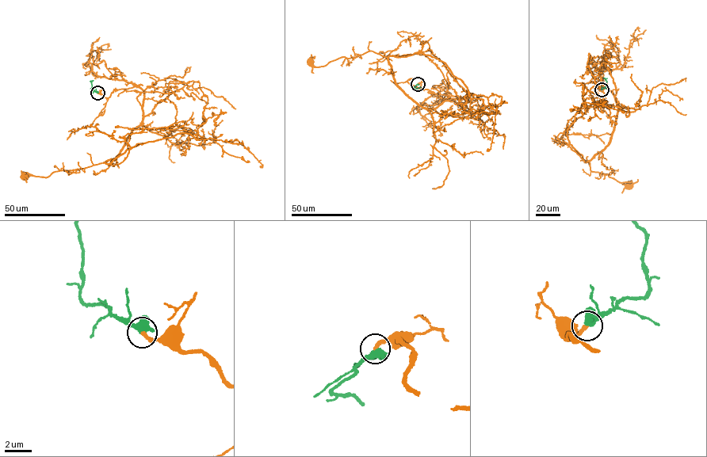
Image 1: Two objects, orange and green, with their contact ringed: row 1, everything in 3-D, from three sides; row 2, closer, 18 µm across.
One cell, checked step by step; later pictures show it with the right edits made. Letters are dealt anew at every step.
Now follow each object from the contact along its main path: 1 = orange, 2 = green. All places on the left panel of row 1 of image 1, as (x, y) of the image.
1: (97, 93), (108, 97), (115, 90), (137, 86), (143, 92), (142, 122), (120, 152), (85, 168), (24, 177)
2: (97, 93), (91, 89), (93, 80)

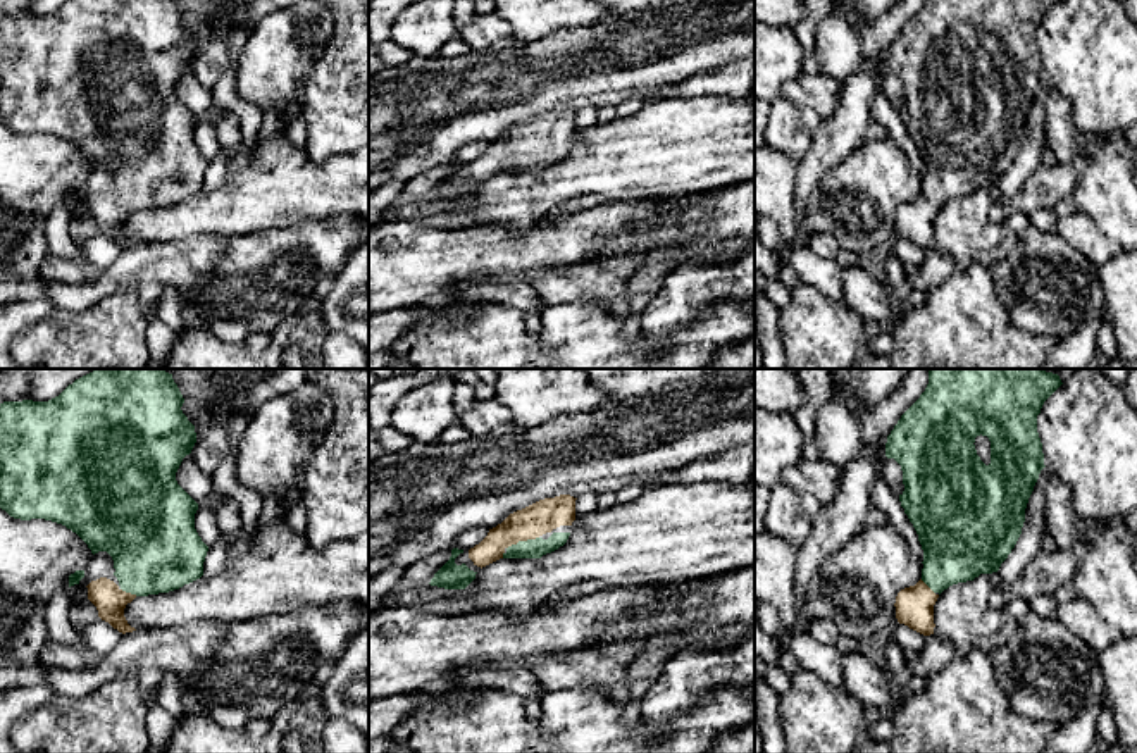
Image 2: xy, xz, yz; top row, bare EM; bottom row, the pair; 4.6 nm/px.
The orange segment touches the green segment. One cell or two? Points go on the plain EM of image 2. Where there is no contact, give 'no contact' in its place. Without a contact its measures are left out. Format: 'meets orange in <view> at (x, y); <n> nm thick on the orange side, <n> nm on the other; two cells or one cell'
meets orange in xz at (522, 154); 150 nm thick on the orange side, 100 nm on the other; one cell

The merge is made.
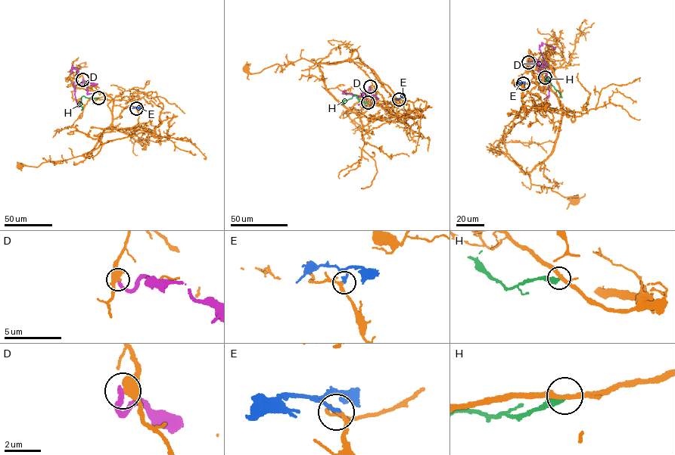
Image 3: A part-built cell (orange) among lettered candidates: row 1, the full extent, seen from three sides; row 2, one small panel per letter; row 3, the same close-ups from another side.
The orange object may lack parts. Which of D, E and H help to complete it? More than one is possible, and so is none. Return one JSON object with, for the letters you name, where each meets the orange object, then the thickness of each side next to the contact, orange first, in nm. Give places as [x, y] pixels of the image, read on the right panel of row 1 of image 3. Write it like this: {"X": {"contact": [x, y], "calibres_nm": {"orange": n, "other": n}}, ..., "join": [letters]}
{"E": {"contact": [523, 83], "calibres_nm": {"orange": 240, "other": 240}}, "join": ["E"]}

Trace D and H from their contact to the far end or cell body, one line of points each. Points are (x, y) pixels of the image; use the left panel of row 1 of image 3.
D: (82, 79), (86, 82), (79, 85), (76, 81), (78, 70), (72, 67), (71, 73)
H: (98, 98), (82, 96), (81, 110)

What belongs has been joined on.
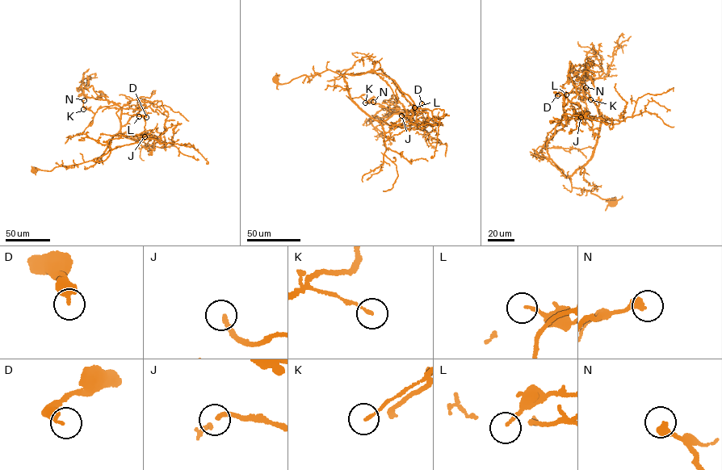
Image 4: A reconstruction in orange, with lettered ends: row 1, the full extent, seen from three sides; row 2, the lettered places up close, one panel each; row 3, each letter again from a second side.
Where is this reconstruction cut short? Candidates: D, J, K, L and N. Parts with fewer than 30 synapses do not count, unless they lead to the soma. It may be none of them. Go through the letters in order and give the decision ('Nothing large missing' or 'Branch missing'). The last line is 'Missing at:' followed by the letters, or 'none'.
D: Nothing large missing
J: Branch missing
K: Nothing large missing
L: Nothing large missing
N: Nothing large missing
Missing at: J

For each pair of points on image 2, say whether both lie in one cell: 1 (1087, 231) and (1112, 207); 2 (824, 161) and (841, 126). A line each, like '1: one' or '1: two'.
1: two
2: one

